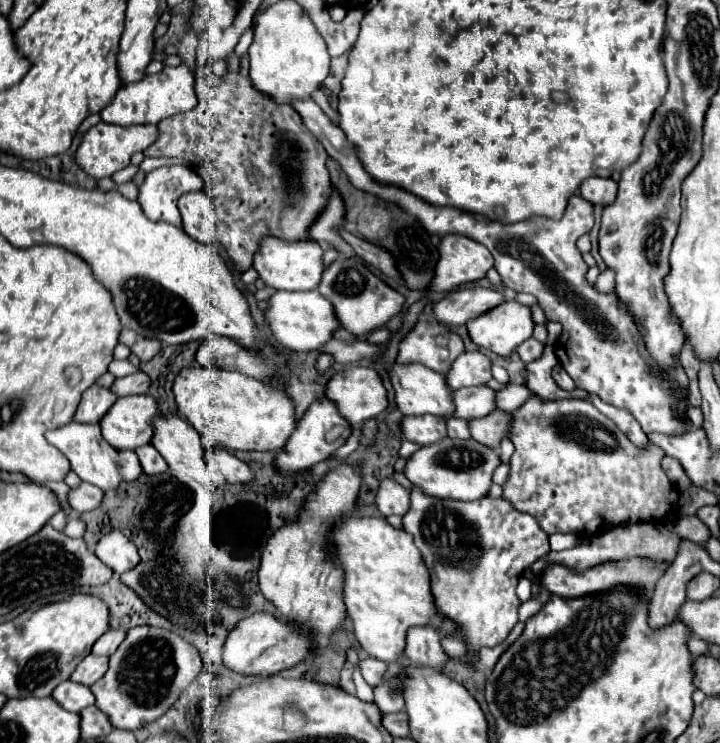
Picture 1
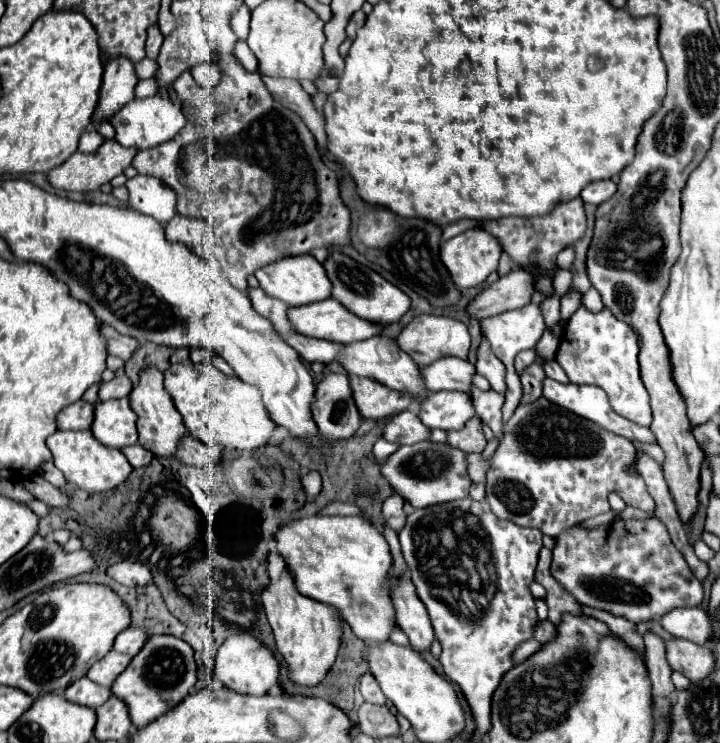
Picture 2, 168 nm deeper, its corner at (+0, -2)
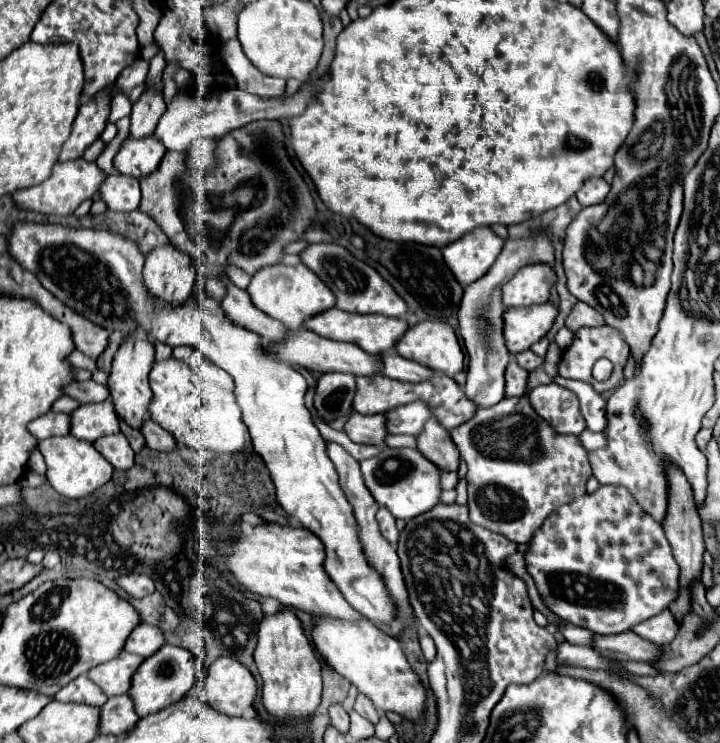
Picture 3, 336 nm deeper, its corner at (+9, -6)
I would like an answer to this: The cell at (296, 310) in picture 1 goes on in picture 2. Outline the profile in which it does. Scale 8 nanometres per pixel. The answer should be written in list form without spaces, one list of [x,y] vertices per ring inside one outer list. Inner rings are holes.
[[[334,298],[308,304],[304,308],[290,308],[288,316],[300,334],[332,340],[338,344],[368,340],[372,336],[378,336],[382,330],[380,324],[372,324],[364,318],[354,316]]]

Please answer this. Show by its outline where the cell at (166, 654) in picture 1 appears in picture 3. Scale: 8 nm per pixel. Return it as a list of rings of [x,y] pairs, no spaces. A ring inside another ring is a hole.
[[[165,644],[159,652],[145,658],[143,664],[139,664],[139,668],[135,670],[135,676],[131,676],[131,688],[127,694],[135,704],[137,716],[149,716],[167,708],[169,704],[175,704],[193,688],[197,674],[199,674],[199,664],[189,650]]]

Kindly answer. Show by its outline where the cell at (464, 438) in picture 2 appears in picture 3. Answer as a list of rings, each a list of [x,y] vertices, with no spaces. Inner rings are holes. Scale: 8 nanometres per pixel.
[[[435,418],[425,424],[425,430],[419,434],[417,448],[441,470],[459,468],[459,450],[455,448],[455,444],[451,444],[449,430],[445,430]]]

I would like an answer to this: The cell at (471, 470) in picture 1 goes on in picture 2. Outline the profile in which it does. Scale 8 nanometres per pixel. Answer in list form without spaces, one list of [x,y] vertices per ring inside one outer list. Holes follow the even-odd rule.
[[[424,440],[412,446],[400,446],[384,460],[380,472],[394,494],[410,502],[414,508],[428,508],[468,496],[470,478],[466,474],[464,458],[466,454],[458,452],[458,448],[448,448],[448,444],[432,444]]]

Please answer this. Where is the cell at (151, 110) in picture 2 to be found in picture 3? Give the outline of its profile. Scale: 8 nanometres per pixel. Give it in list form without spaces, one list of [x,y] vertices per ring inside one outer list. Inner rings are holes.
[[[145,136],[143,140],[125,140],[113,158],[113,166],[129,176],[143,176],[153,172],[165,154],[163,144],[155,136]]]

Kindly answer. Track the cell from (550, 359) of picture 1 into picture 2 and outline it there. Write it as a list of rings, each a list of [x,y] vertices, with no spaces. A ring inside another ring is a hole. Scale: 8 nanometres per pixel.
[[[550,378],[544,380],[544,398],[548,398],[550,402],[554,404],[560,404],[560,408],[568,410],[568,412],[574,412],[576,416],[582,416],[590,422],[594,422],[596,426],[608,430],[608,432],[614,432],[618,436],[624,436],[628,440],[640,440],[640,442],[656,442],[652,440],[652,432],[648,432],[648,428],[642,428],[626,418],[622,418],[620,414],[616,414],[610,404],[608,404],[608,396],[606,392],[602,392],[598,386],[588,386],[588,384],[560,384],[560,382],[554,382]]]

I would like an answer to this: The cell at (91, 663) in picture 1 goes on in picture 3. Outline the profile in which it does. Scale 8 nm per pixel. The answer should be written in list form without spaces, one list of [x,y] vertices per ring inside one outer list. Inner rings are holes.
[[[121,652],[115,660],[109,660],[107,664],[99,664],[99,668],[91,668],[87,672],[87,678],[93,680],[107,696],[125,694],[131,682],[131,676],[135,668],[141,664],[141,656]]]

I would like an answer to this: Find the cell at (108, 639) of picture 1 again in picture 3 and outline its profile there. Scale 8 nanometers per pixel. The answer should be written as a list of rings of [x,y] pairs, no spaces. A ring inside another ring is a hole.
[[[139,624],[139,626],[131,632],[131,638],[127,638],[127,644],[123,646],[123,650],[147,658],[147,656],[151,656],[153,652],[157,652],[163,644],[165,644],[163,632],[161,632],[157,626]]]

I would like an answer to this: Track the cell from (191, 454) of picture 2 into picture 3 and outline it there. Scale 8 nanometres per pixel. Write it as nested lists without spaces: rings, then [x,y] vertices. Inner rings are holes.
[[[151,420],[143,424],[141,434],[145,436],[147,446],[149,446],[151,450],[157,450],[157,452],[173,452],[173,450],[177,448],[175,438],[173,438],[165,428],[159,428],[159,424],[155,424],[155,422],[151,422]]]

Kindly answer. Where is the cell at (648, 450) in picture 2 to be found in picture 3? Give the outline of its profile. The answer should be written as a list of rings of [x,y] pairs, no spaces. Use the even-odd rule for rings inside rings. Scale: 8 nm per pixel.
[[[591,430],[581,432],[579,438],[581,438],[581,444],[583,444],[587,450],[599,450],[599,448],[603,448],[603,444],[607,444],[607,440],[603,440],[603,434],[595,434],[595,432],[591,432]]]

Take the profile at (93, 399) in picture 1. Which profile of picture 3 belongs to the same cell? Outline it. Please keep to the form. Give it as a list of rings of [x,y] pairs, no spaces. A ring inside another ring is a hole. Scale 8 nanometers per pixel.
[[[47,412],[29,424],[29,432],[37,440],[45,440],[51,436],[65,436],[69,434],[69,430],[71,430],[69,414],[61,414],[61,412]]]

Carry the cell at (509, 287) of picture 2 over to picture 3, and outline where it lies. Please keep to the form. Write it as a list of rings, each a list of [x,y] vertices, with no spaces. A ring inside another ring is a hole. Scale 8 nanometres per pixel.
[[[529,264],[523,266],[505,286],[503,286],[503,306],[531,306],[545,304],[549,290],[555,284],[555,270],[549,264]]]

